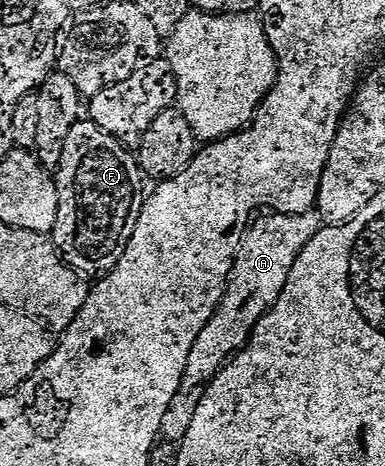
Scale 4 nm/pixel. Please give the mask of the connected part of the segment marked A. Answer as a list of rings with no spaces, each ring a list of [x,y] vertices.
[[[271,215],[268,218],[268,221],[263,221],[260,225],[252,224],[249,232],[242,238],[239,252],[235,254],[235,267],[227,286],[227,294],[223,297],[213,325],[215,334],[202,338],[203,357],[196,356],[187,366],[181,379],[181,387],[169,411],[165,411],[165,419],[161,423],[161,437],[164,442],[167,440],[179,443],[188,436],[195,419],[195,408],[199,405],[201,390],[223,368],[232,350],[244,344],[255,324],[277,303],[291,274],[291,268],[297,263],[309,240],[308,234],[299,233],[300,218],[286,215]]]

